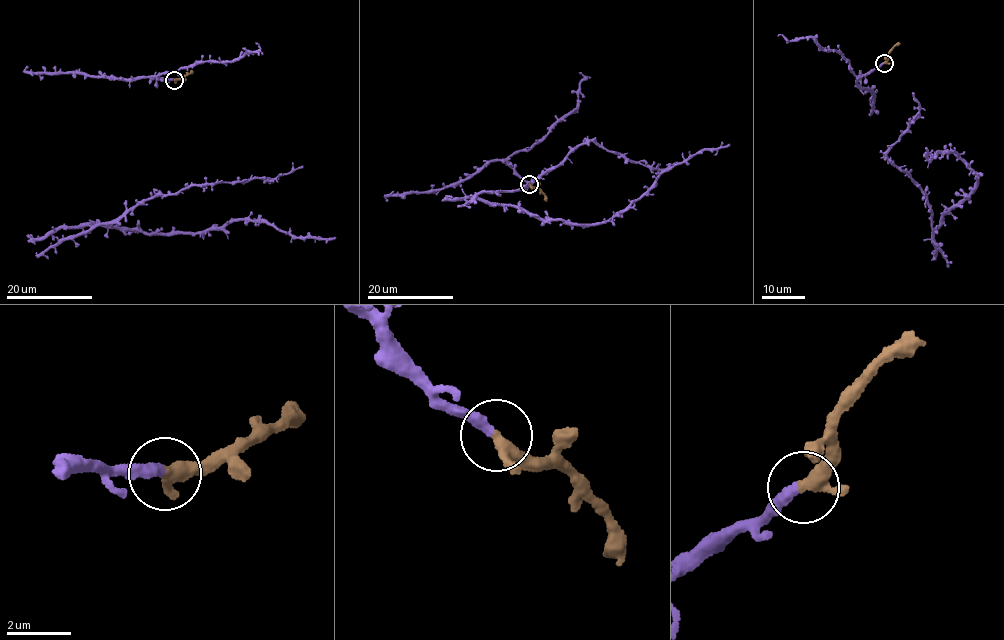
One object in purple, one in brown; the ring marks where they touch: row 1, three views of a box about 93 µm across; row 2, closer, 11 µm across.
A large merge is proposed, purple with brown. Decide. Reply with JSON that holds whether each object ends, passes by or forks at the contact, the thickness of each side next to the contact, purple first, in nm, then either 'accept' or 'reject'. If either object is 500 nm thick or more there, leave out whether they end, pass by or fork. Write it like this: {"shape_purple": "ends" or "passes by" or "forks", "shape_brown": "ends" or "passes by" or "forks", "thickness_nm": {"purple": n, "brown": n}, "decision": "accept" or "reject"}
{"shape_purple": "ends", "shape_brown": "passes by", "thickness_nm": {"purple": 320, "brown": 320}, "decision": "accept"}

